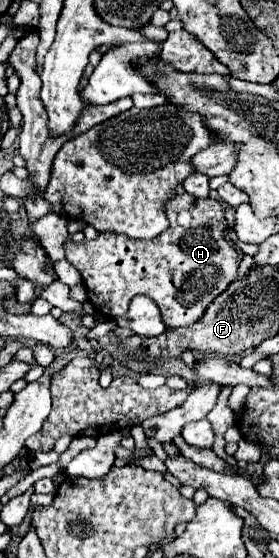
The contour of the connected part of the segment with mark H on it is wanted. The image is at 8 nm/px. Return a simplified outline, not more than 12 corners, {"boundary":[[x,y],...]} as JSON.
{"boundary":[[175,194],[151,240],[65,244],[105,318],[191,326],[237,278],[223,206]]}

